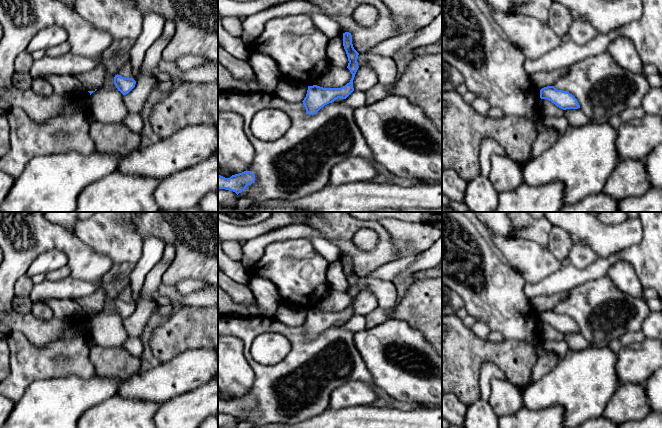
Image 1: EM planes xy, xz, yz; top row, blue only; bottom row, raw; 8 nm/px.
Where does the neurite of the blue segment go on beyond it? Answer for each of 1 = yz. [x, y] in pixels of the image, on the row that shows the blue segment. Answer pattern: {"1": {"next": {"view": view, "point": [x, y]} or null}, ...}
{"1": {"next": null}}

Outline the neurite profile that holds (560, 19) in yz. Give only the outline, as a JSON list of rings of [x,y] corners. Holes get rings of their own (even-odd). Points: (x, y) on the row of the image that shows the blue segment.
[[[555,2],[551,3],[547,24],[556,34],[557,39],[560,39],[564,35],[568,34],[573,21],[573,16],[566,6]]]

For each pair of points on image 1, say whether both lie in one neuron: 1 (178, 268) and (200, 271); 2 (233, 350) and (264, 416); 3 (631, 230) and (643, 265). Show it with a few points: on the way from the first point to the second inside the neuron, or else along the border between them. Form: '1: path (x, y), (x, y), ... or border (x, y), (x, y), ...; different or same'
1: path (183, 268), (195, 268); same
2: border (250, 364), (254, 373), (254, 381), (246, 393); different
3: border (641, 222), (641, 240), (621, 249), (616, 254); different

